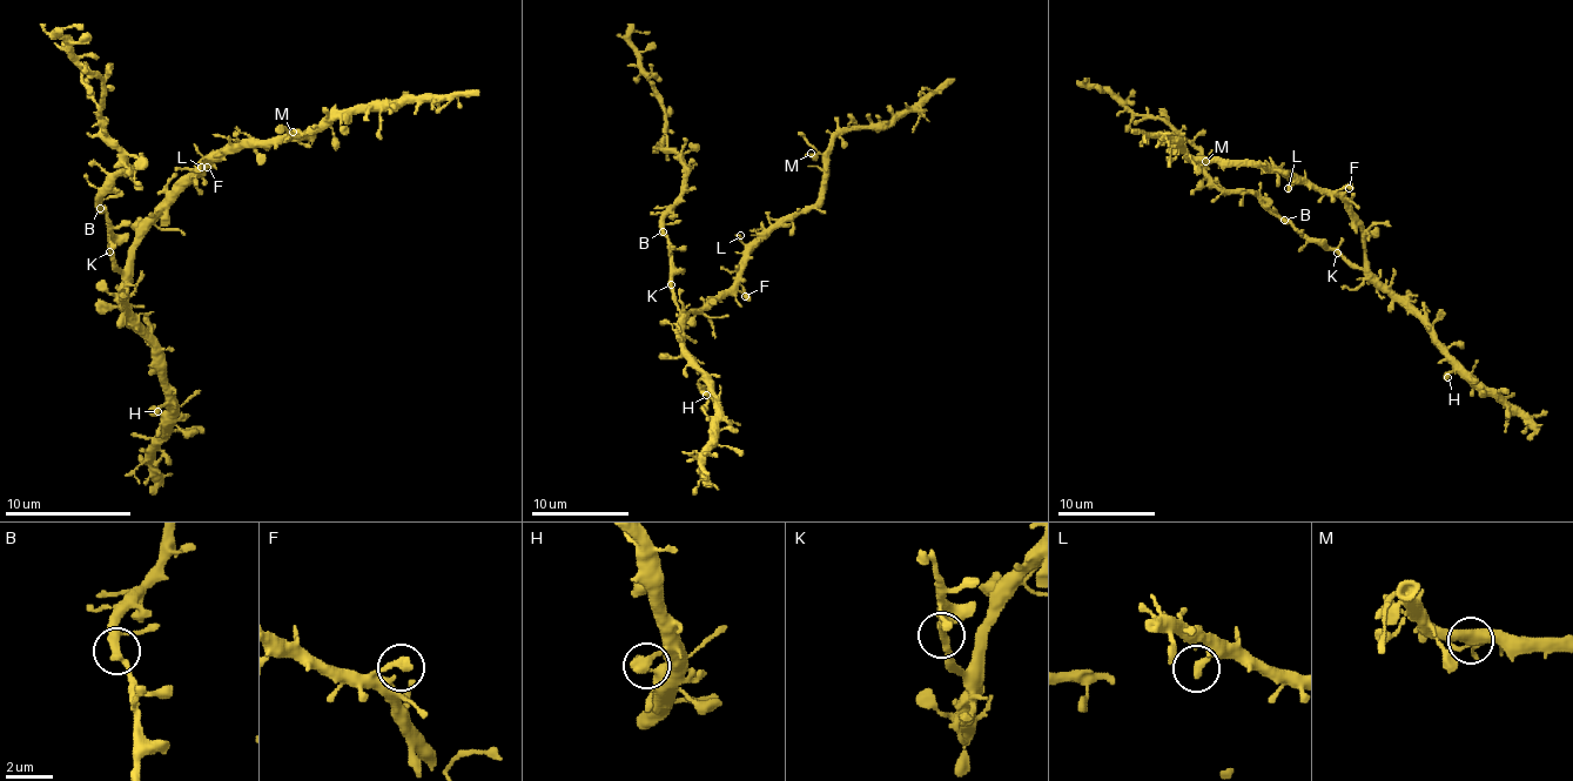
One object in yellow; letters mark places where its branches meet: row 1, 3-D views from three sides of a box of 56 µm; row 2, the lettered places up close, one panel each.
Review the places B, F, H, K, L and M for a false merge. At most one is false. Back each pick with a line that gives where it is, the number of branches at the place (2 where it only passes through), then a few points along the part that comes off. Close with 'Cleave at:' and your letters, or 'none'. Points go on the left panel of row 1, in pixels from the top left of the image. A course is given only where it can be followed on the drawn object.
Cleave at: none

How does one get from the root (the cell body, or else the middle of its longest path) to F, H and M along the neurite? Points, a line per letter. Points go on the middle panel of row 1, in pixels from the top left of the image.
F: (687, 310), (706, 310), (728, 294), (740, 291), (745, 296)
H: (687, 310), (683, 323), (683, 351), (704, 374), (714, 401), (706, 395)
M: (687, 310), (701, 310), (724, 294), (738, 264), (777, 226), (818, 199), (822, 155), (811, 153)

